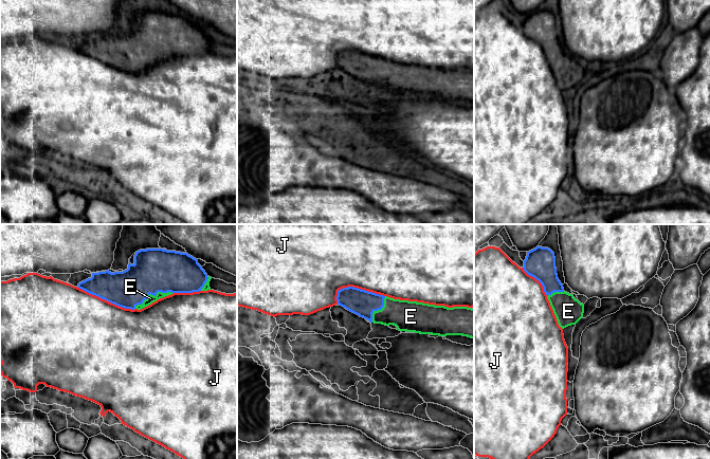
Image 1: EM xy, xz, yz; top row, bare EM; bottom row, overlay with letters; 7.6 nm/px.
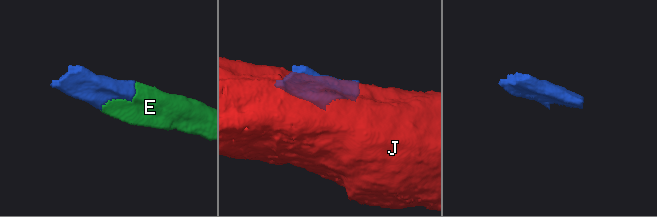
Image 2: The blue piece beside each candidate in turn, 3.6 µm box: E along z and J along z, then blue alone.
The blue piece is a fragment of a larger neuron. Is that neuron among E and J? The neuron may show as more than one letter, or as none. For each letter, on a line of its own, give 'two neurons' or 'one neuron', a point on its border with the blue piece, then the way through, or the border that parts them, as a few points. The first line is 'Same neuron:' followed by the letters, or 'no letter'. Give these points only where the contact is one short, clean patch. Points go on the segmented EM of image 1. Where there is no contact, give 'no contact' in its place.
Same neuron: E
E: one neuron | xy (152, 294)
J: two neurons | xz (357, 288)

